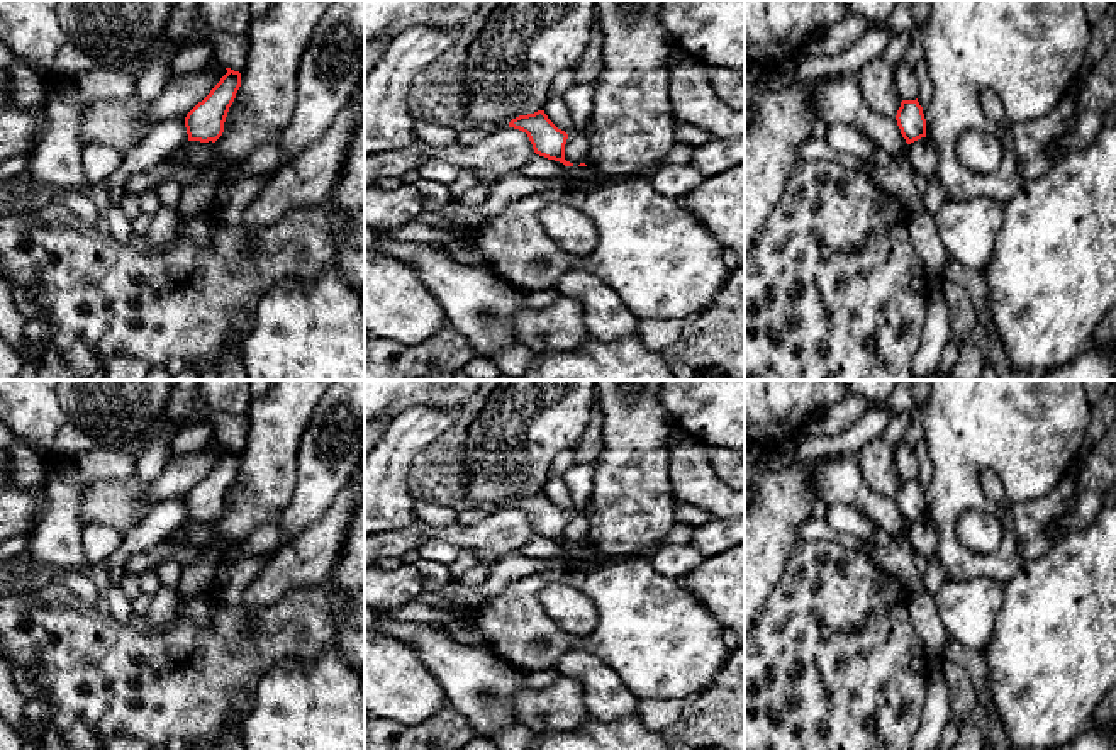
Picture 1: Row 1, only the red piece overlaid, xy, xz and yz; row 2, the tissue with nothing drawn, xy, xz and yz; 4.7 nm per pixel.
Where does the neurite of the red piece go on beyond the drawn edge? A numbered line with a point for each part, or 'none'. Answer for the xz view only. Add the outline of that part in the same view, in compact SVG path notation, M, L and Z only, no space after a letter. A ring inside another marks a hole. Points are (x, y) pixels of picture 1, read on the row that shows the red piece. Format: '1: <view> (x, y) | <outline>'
none

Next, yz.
none

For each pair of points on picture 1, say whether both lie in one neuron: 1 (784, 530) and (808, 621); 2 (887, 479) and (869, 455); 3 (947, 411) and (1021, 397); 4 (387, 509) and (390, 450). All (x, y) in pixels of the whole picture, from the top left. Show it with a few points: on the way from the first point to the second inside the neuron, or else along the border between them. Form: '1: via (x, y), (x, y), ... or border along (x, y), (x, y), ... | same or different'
1: border along (801, 542), (772, 589) | different
2: via (882, 474), (874, 460) | same
3: via (965, 411), (986, 411), (1003, 399) | same
4: via (387, 494), (387, 470), (390, 465) | same

